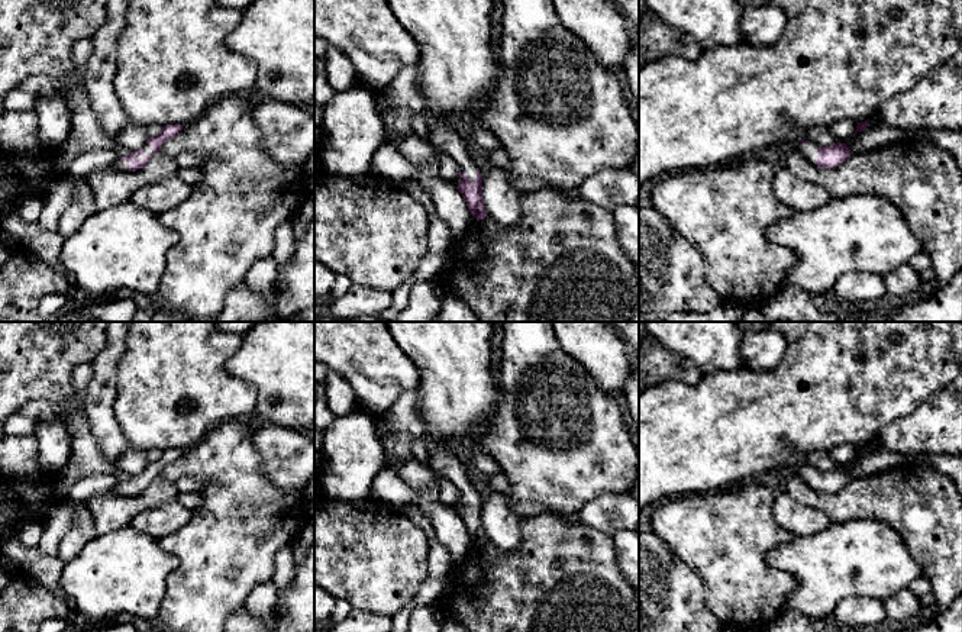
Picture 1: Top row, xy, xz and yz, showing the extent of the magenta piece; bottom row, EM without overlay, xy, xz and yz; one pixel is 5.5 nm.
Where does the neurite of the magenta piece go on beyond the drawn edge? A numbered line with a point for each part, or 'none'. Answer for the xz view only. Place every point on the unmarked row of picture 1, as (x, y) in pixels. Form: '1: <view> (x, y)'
1: xz (442, 461)

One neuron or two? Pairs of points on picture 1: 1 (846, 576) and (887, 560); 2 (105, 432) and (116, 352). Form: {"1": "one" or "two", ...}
{"1": "one", "2": "one"}

